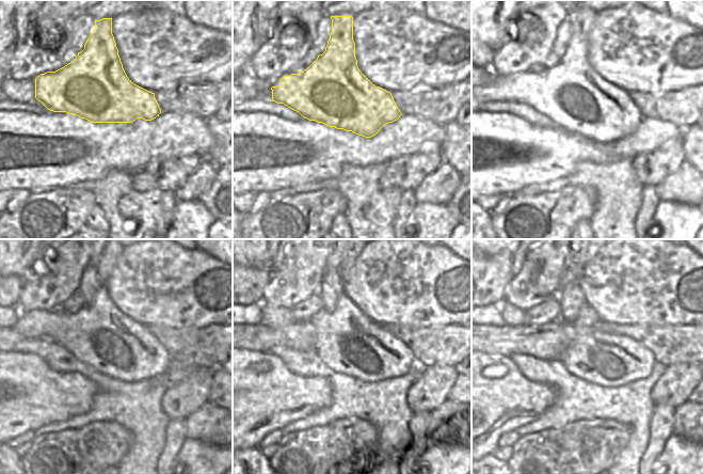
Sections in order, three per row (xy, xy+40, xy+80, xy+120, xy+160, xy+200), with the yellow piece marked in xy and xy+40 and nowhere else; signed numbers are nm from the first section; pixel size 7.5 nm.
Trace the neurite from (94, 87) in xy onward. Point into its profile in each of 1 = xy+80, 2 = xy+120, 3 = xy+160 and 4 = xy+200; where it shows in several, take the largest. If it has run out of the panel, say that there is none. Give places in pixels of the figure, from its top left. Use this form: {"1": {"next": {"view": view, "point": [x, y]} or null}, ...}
{"1": {"next": {"view": "xy+80", "point": [579, 100]}}, "2": {"next": {"view": "xy+120", "point": [98, 335]}}, "3": {"next": {"view": "xy+160", "point": [349, 343]}}, "4": {"next": {"view": "xy+200", "point": [608, 360]}}}

